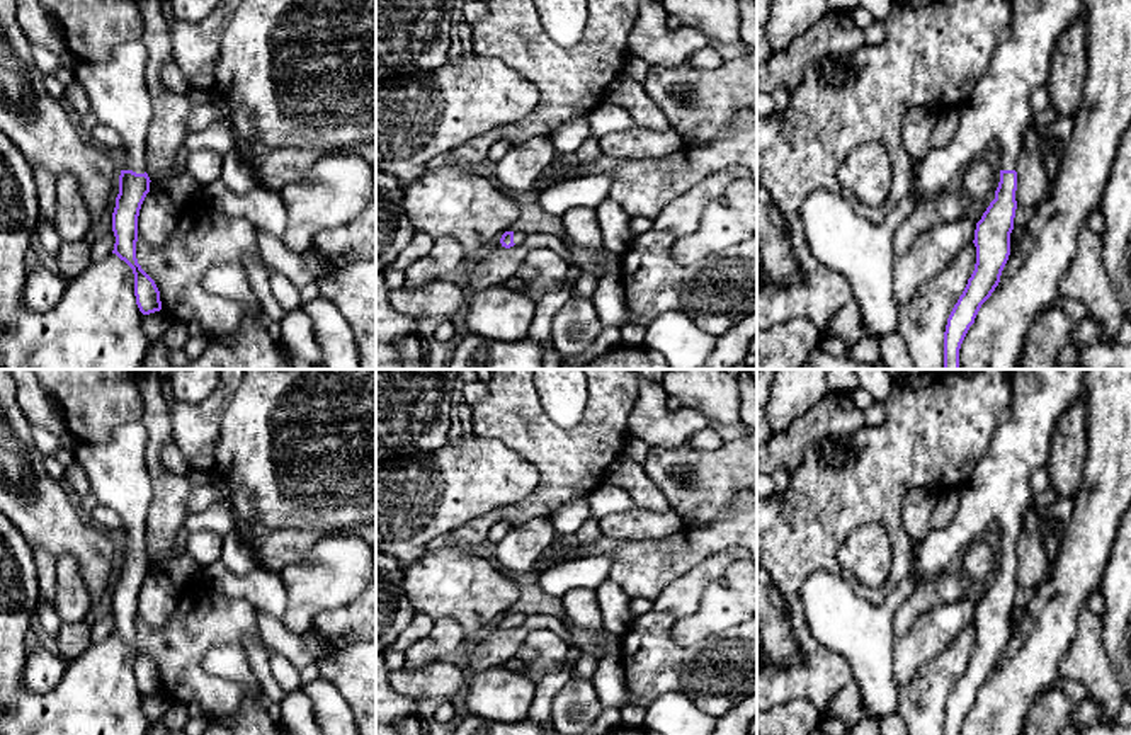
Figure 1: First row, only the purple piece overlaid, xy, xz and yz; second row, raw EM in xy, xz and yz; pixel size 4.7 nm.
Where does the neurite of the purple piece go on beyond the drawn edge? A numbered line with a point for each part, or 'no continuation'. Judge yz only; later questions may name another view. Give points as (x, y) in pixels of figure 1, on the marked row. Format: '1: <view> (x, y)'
1: yz (999, 109)

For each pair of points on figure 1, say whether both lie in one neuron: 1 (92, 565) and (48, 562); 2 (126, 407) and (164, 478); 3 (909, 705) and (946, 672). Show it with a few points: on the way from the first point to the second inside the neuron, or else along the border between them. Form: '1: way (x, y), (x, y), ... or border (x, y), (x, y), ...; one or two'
1: border (33, 548), (43, 548), (55, 558); two
2: border (138, 387), (143, 397), (142, 419); two
3: way (917, 700), (937, 679); one

